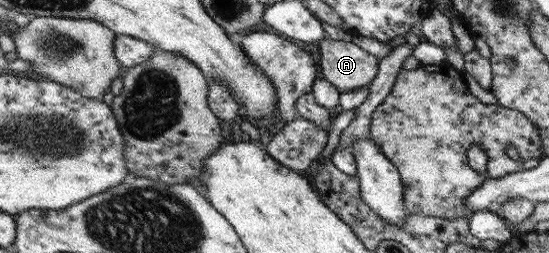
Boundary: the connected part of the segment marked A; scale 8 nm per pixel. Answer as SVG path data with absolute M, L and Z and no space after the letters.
M327 37L319 46L321 73L339 92L369 87L376 78L378 57L357 44Z

